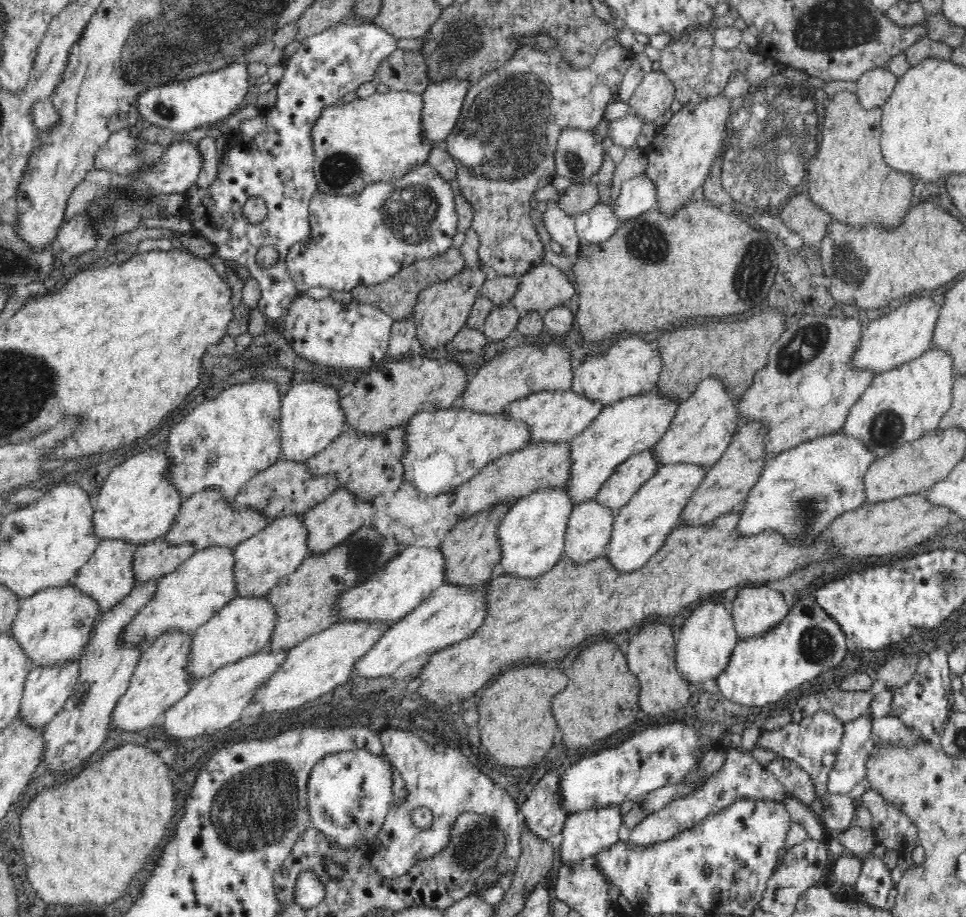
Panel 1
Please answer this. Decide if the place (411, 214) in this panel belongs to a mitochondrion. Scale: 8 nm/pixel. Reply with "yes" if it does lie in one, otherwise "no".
yes

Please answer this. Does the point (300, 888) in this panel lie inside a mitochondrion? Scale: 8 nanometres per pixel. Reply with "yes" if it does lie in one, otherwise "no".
no

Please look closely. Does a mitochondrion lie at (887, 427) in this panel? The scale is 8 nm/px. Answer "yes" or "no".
yes

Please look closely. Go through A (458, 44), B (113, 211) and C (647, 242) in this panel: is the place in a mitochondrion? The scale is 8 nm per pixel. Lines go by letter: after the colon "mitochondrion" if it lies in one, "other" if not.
A: mitochondrion
B: mitochondrion
C: mitochondrion

